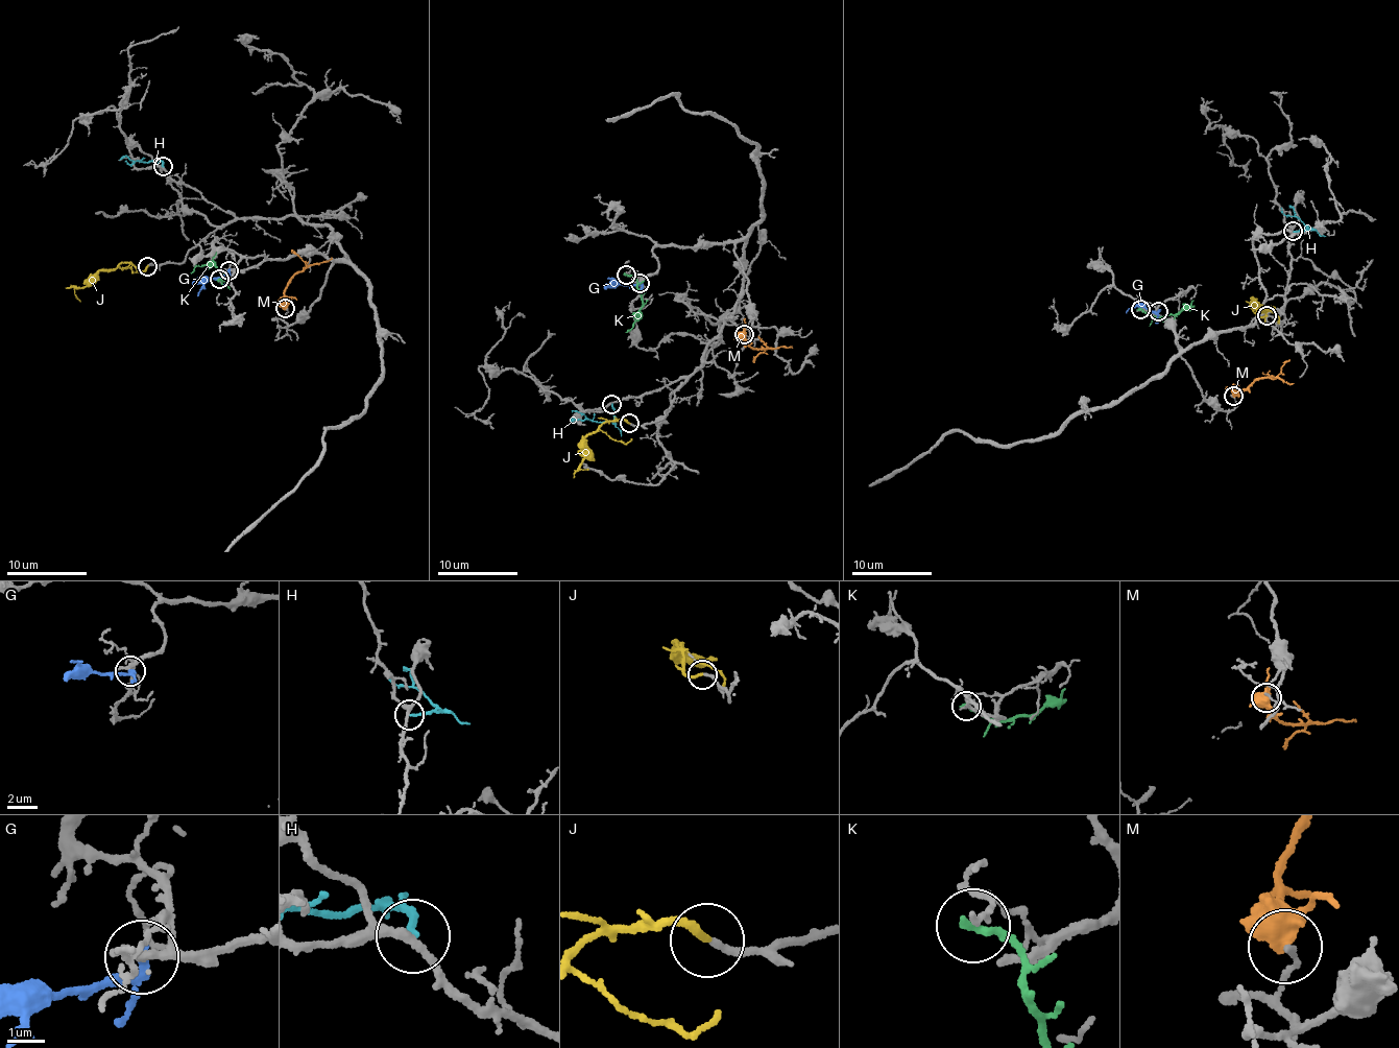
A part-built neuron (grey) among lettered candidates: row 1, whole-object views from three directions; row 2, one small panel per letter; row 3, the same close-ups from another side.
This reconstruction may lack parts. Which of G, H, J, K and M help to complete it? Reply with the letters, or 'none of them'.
J

